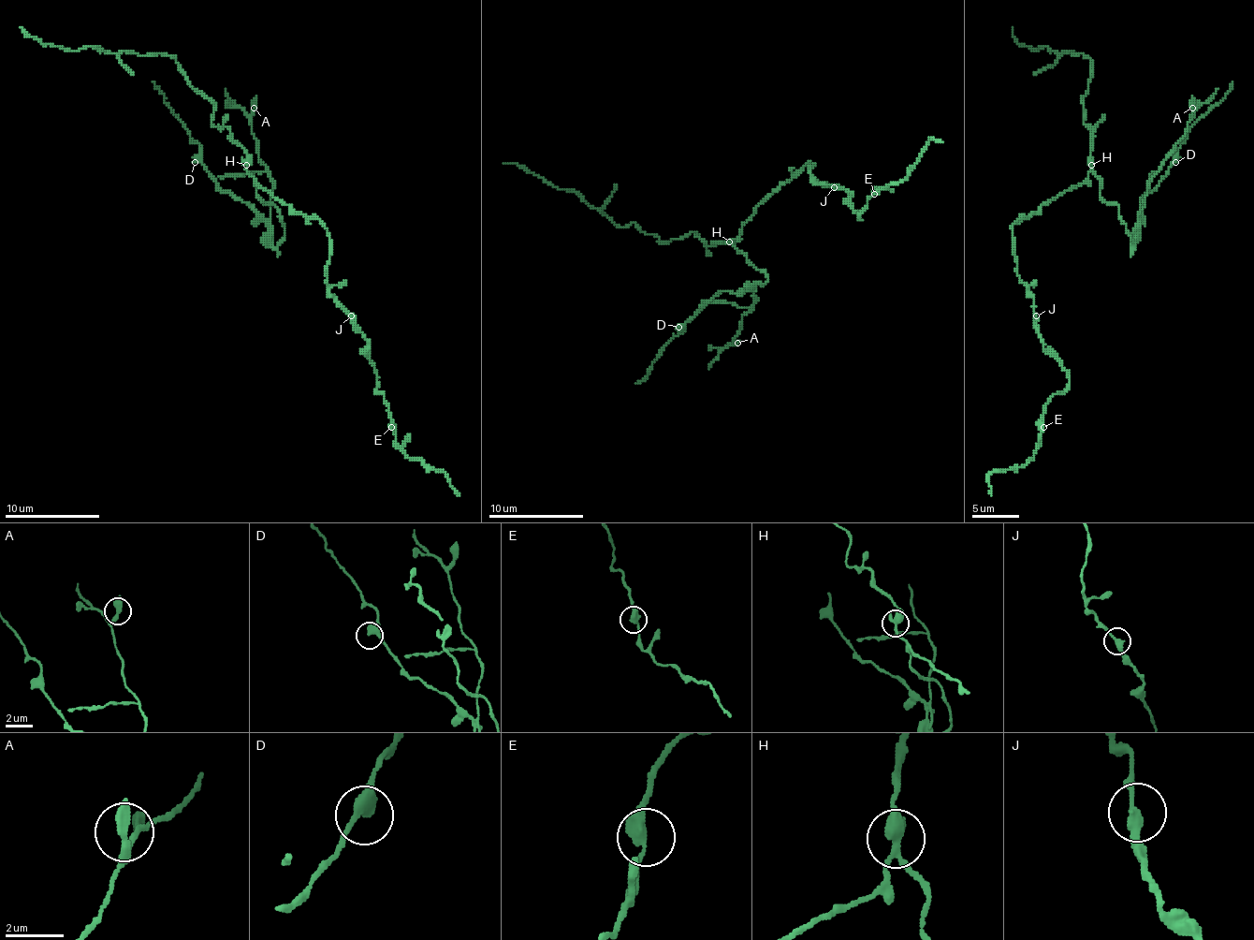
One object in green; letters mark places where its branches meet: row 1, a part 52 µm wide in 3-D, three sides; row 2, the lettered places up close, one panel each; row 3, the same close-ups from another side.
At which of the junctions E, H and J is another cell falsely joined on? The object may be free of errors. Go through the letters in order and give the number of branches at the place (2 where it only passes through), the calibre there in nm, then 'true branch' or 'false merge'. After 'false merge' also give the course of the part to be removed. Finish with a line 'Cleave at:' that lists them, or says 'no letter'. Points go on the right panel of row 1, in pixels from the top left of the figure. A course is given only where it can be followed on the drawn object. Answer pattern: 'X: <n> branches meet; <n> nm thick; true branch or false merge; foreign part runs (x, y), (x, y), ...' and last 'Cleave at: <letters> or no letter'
E: 2 branches meet; 400 nm thick; true branch
H: 3 branches meet; 320 nm thick; false merge; foreign part runs (1090, 165), (1100, 195), (1118, 207), (1133, 247), (1140, 199), (1232, 81)
J: 2 branches meet; 320 nm thick; true branch
Cleave at: H

